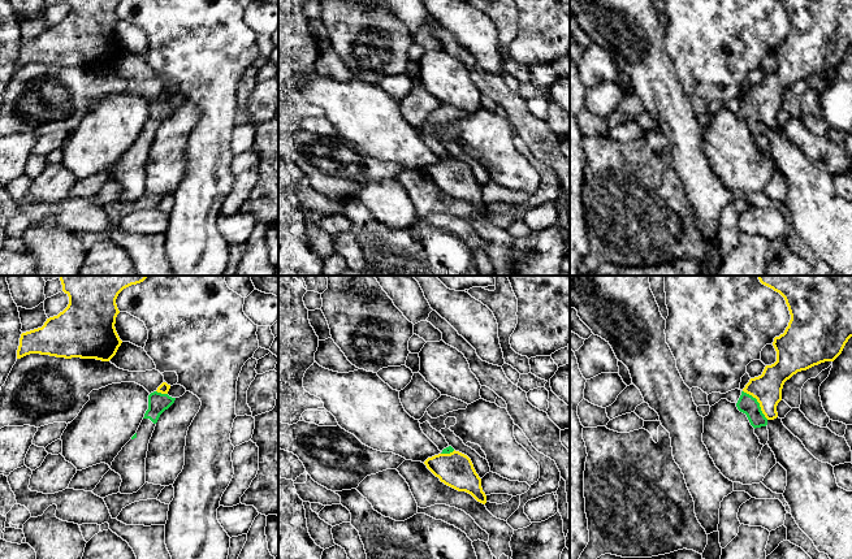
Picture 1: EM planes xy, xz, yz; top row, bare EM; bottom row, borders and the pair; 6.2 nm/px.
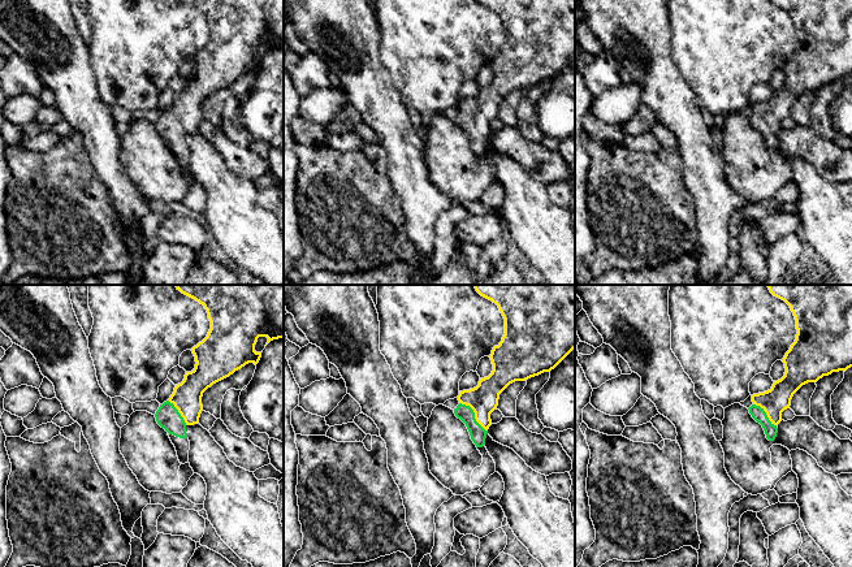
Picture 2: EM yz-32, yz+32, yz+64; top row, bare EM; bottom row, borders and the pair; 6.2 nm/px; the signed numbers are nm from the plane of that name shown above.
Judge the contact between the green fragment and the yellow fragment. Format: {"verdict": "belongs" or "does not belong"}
{"verdict": "belongs"}

